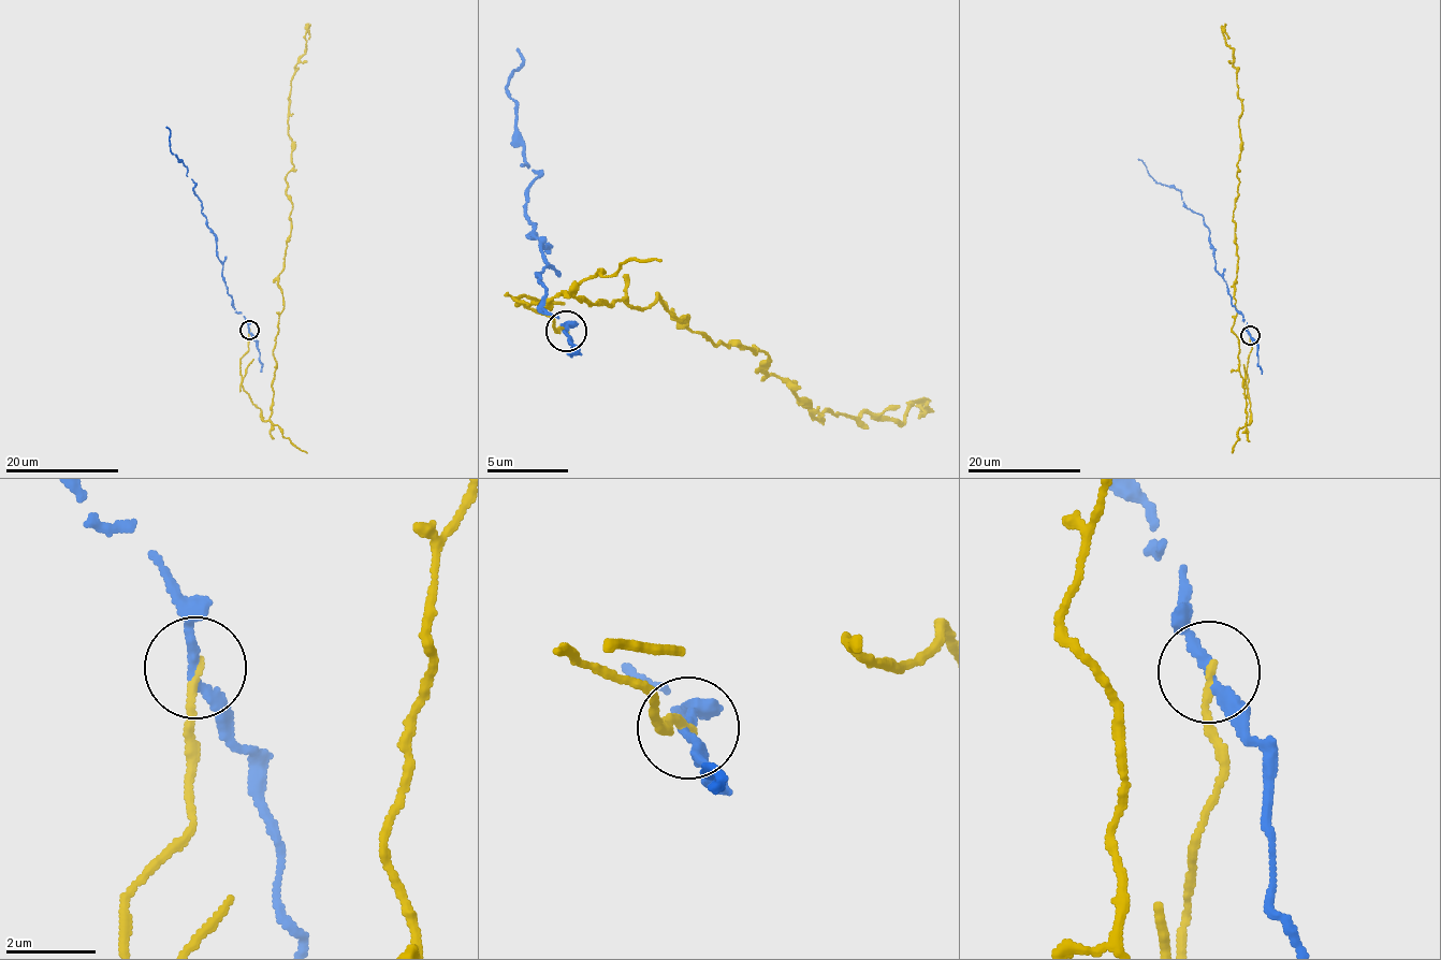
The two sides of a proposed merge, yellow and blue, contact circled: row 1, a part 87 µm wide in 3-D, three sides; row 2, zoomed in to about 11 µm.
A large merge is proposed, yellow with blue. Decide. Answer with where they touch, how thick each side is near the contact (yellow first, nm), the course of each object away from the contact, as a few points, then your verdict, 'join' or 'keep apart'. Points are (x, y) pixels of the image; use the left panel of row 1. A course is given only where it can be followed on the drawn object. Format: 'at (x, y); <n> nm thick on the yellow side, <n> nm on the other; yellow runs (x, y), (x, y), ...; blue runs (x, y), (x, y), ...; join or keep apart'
at (249, 330); 170 nm thick on the yellow side, 200 nm on the other; yellow runs (249, 331), (242, 387), (267, 420), (285, 309), (278, 276), (291, 232), (288, 99), (307, 32), (308, 40); blue runs (249, 331), (246, 319), (233, 307), (216, 253), (216, 234), (207, 224), (185, 166), (171, 151), (165, 127); keep apart

